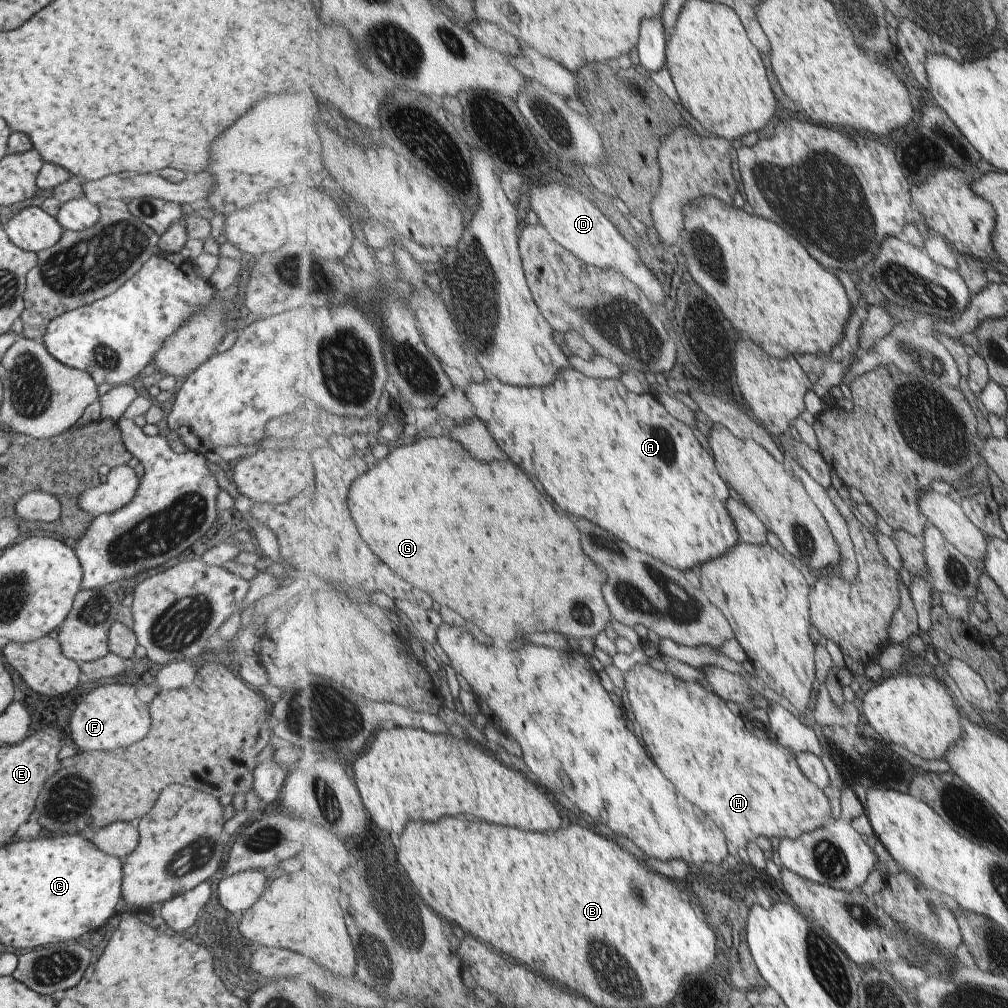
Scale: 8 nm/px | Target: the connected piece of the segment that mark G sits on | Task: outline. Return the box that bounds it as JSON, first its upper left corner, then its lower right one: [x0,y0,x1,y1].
[348,436,613,642]

